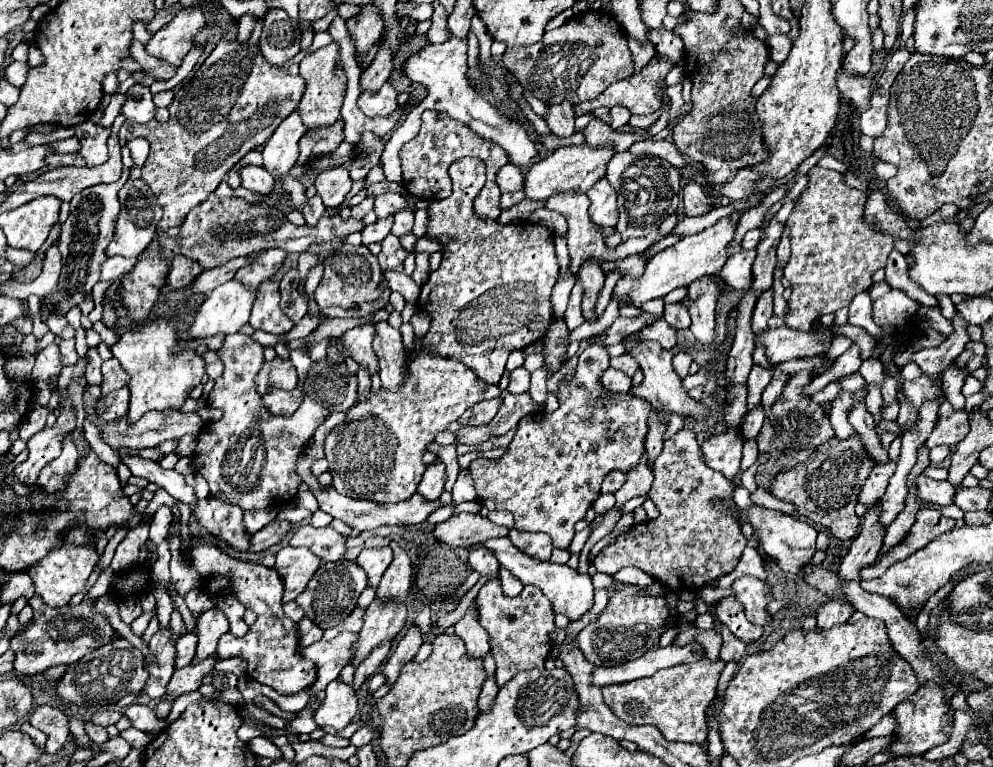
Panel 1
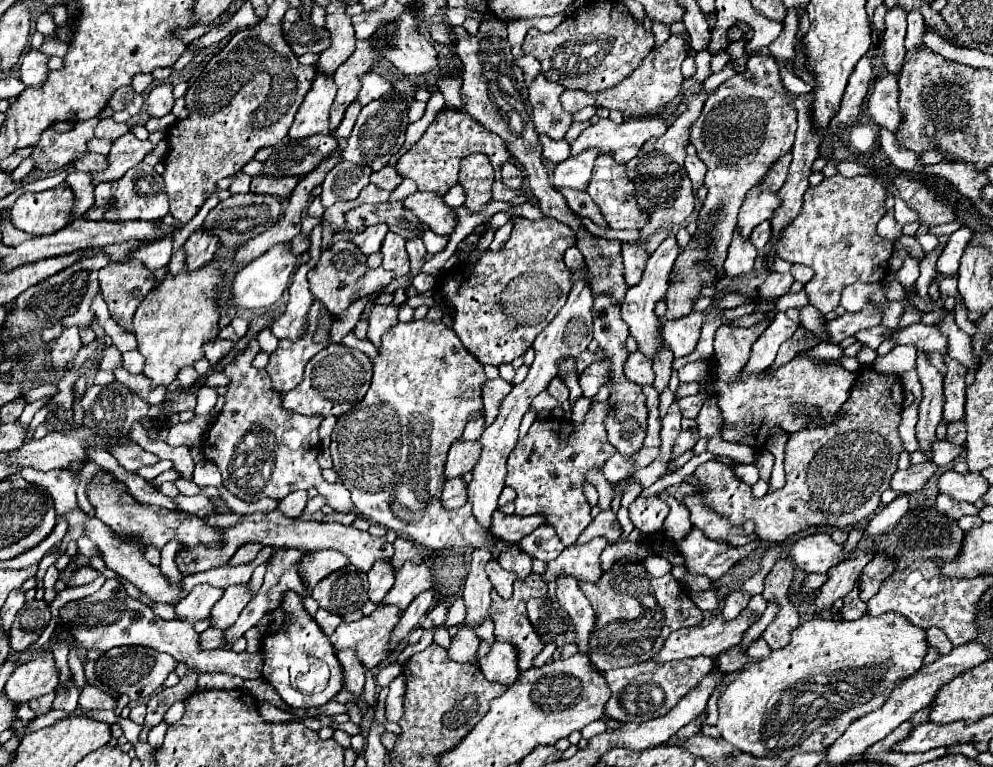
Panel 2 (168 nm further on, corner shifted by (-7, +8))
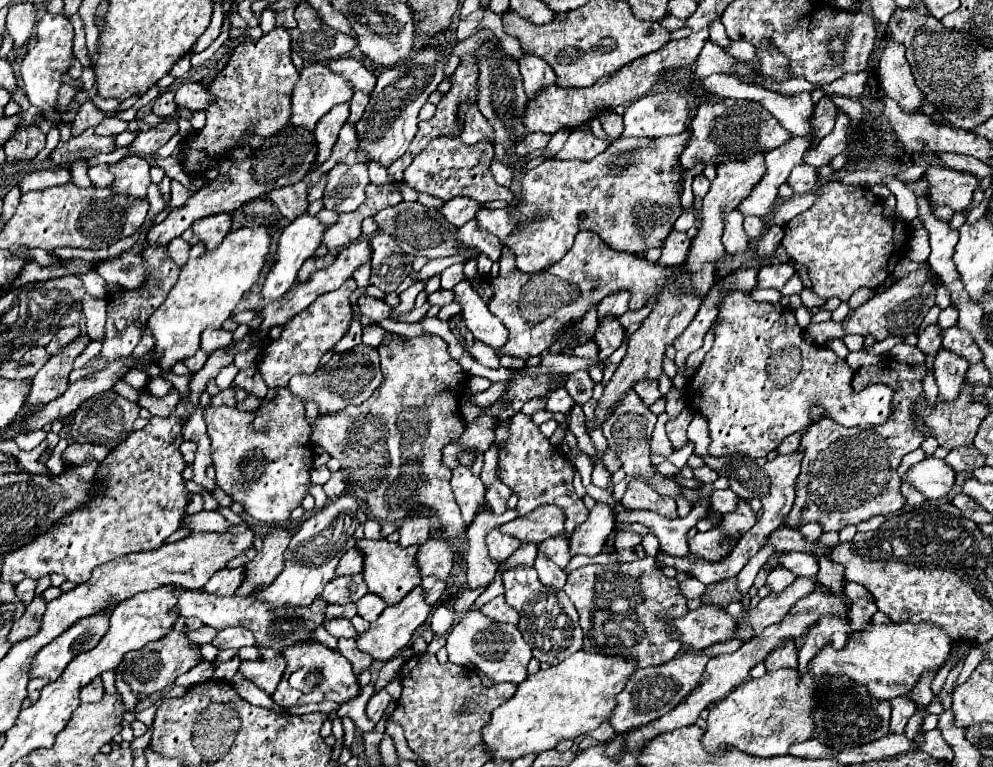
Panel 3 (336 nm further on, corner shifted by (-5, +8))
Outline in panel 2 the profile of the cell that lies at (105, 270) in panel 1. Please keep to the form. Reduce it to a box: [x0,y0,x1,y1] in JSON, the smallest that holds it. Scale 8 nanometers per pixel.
[128,239,172,271]

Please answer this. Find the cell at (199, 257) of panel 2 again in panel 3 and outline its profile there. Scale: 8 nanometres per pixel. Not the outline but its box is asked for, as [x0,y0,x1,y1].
[192,213,232,249]

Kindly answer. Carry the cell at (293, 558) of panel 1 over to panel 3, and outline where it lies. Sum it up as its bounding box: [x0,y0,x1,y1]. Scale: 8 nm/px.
[336,549,364,575]

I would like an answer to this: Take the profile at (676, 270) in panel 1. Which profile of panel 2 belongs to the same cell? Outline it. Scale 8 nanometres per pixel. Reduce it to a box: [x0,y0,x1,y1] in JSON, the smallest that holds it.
[738,187,778,239]

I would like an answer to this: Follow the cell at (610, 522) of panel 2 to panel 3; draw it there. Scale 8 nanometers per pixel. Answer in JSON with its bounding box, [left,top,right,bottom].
[616,531,644,549]

